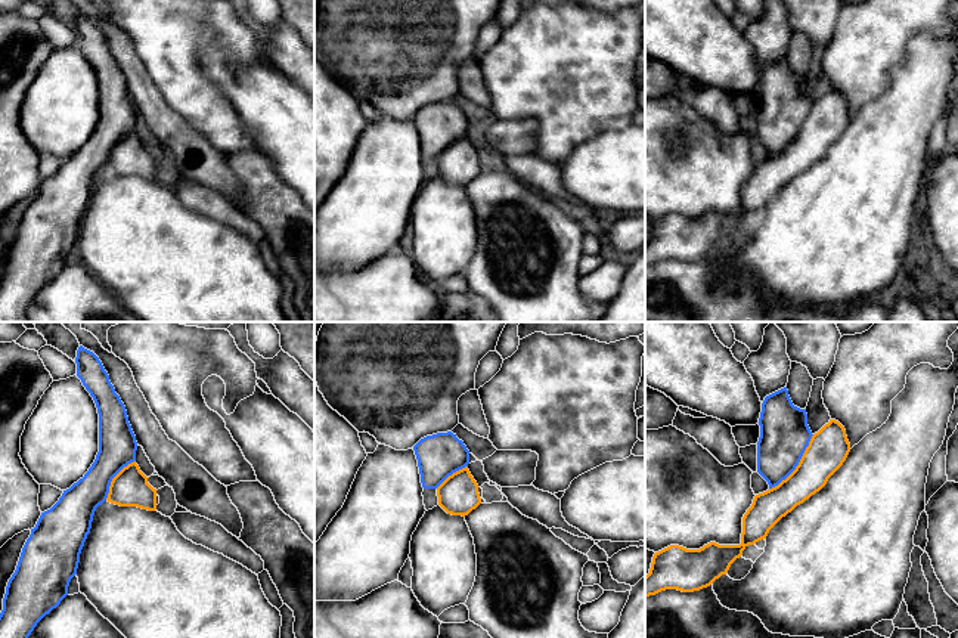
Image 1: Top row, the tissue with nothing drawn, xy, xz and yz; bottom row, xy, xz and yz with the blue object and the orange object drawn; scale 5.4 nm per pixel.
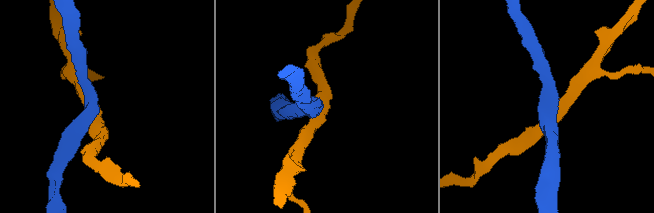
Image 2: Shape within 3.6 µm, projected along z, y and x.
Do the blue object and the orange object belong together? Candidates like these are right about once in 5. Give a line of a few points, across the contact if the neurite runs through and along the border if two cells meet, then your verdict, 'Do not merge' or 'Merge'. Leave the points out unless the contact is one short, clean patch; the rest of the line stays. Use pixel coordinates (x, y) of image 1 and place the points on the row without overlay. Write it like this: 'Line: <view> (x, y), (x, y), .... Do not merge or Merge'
Do not merge

